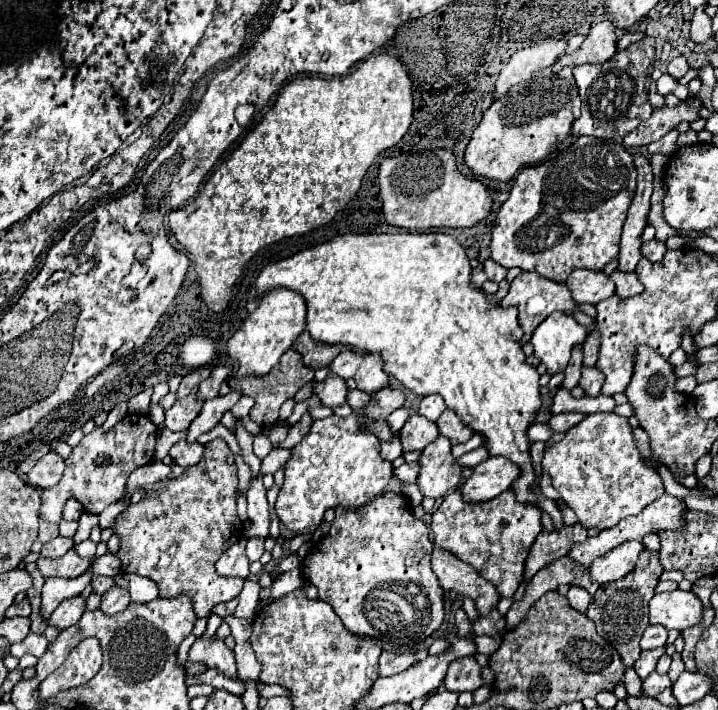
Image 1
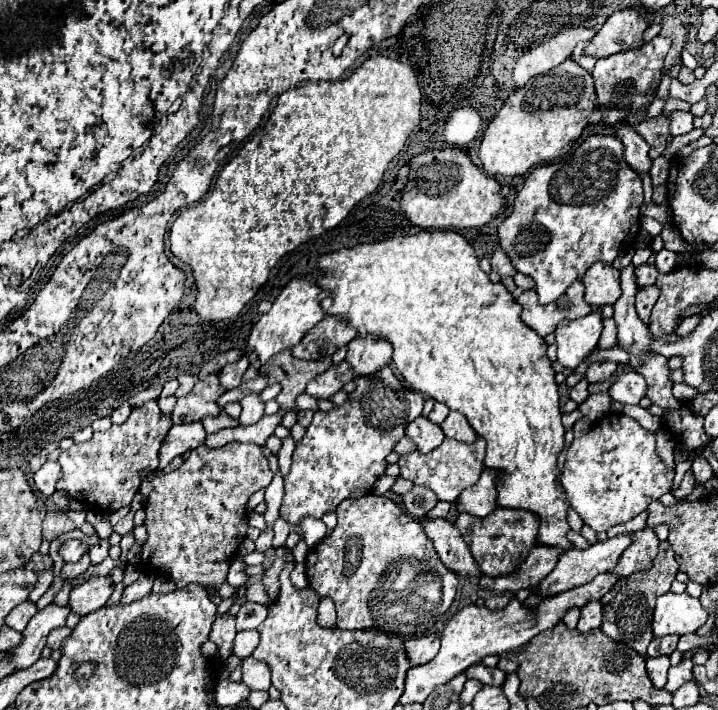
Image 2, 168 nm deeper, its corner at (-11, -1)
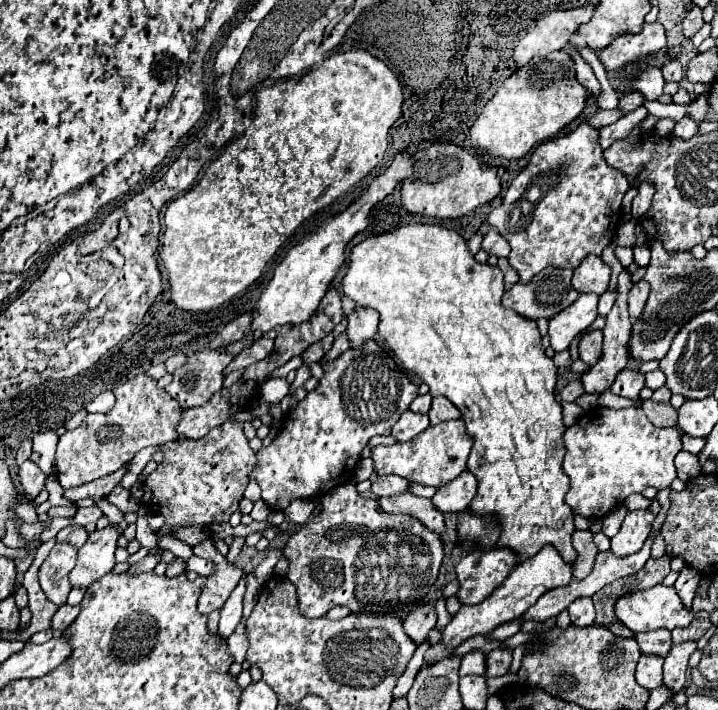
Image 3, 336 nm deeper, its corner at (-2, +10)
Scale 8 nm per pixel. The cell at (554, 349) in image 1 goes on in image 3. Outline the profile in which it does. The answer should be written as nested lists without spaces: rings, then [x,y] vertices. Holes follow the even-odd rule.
[[[593,293],[581,295],[573,305],[563,309],[549,321],[549,337],[551,349],[555,353],[567,349],[571,341],[583,333],[597,317],[597,301],[599,297]]]

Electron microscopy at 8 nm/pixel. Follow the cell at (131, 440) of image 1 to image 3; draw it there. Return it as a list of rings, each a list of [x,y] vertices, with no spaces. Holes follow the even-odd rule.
[[[137,375],[113,389],[117,403],[109,413],[87,415],[85,421],[59,437],[55,453],[55,471],[63,489],[79,487],[97,477],[105,477],[125,463],[129,463],[137,451],[149,445],[161,445],[175,441],[175,425],[181,419],[181,407],[163,389],[157,387],[147,375]]]

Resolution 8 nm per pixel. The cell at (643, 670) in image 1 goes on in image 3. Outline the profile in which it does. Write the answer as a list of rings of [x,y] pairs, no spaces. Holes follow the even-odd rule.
[[[641,655],[639,663],[637,663],[637,671],[635,671],[635,679],[641,687],[645,689],[655,689],[659,685],[663,685],[663,677],[661,677],[661,667],[663,667],[663,659],[655,657],[655,655]]]

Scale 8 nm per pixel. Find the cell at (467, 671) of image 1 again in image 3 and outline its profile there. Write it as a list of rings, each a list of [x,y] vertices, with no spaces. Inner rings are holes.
[[[499,647],[499,649],[491,651],[491,653],[487,655],[487,675],[485,675],[485,677],[499,677],[499,675],[509,673],[511,661],[513,661],[511,649]]]

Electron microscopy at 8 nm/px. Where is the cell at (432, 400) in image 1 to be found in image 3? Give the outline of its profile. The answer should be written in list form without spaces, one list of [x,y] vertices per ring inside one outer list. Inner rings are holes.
[[[427,393],[427,395],[419,395],[419,397],[411,403],[409,409],[415,411],[415,413],[427,413],[429,407],[431,407],[431,395]]]

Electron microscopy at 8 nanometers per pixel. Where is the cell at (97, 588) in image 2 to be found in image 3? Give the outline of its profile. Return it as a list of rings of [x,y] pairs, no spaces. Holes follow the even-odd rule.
[[[107,525],[89,535],[87,543],[79,549],[79,559],[71,571],[73,587],[89,587],[99,577],[107,575],[115,567],[115,549],[121,531],[117,525]]]

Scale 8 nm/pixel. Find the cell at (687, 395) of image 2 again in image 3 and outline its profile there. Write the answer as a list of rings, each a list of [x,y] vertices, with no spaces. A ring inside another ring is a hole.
[[[655,369],[655,371],[647,373],[645,377],[647,377],[647,387],[649,387],[649,389],[653,389],[653,391],[665,385],[665,375],[663,375],[659,369]]]

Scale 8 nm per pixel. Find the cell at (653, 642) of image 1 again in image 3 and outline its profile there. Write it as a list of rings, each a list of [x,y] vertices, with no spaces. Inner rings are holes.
[[[655,629],[655,631],[647,631],[647,633],[639,633],[635,639],[637,639],[643,655],[667,657],[667,653],[673,647],[671,631],[667,631],[667,629]]]

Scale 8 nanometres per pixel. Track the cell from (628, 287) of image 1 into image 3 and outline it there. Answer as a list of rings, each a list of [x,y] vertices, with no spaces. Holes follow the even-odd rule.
[[[641,279],[629,291],[629,315],[631,315],[631,321],[635,321],[639,317],[639,313],[643,311],[645,303],[647,303],[647,297],[649,297],[649,285],[647,285],[647,281]]]

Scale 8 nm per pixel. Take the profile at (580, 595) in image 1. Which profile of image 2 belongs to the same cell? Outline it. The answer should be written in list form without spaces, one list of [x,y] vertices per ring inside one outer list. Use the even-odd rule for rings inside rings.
[[[592,600],[592,604],[586,604],[582,608],[582,614],[578,620],[578,630],[590,632],[590,630],[598,628],[600,622],[602,622],[602,604],[600,604],[600,600]]]

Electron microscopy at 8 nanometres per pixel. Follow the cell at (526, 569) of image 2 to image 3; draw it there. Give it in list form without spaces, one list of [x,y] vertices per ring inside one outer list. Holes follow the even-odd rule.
[[[511,549],[471,551],[457,565],[459,591],[455,597],[463,605],[481,603],[505,581],[515,565],[515,553]]]

